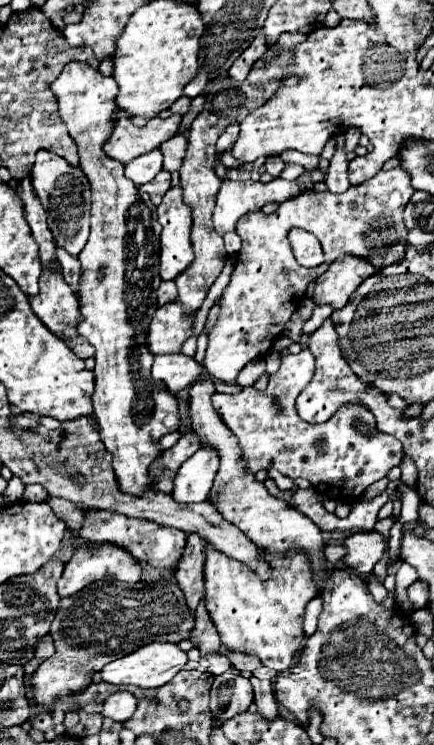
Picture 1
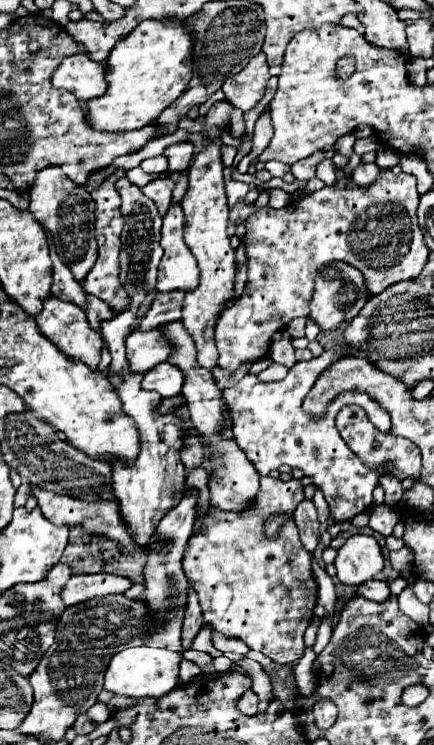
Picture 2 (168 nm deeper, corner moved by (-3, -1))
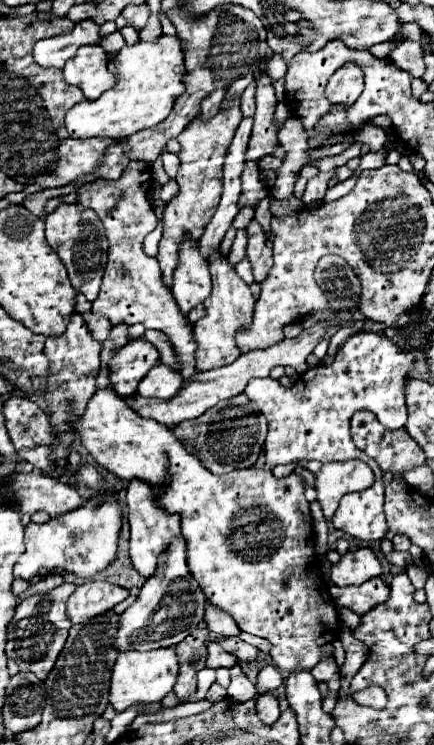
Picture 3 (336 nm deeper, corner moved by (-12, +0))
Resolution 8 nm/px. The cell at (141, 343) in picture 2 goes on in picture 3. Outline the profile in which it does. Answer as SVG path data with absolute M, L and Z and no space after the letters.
M144 339L130 341L108 363L110 387L120 397L134 395L138 383L158 361L158 351L152 343Z

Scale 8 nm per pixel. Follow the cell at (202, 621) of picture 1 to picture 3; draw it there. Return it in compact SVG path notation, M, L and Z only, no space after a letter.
M210 643L208 645L208 661L206 661L206 667L210 669L220 669L220 667L234 667L238 663L238 659L230 653L226 653L218 643Z

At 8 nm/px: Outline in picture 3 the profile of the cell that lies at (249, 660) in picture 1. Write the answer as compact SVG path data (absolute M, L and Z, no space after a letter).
M206 601L206 609L204 609L204 621L212 635L238 635L240 633L236 621L222 609L212 607L212 603L208 603L208 601Z

